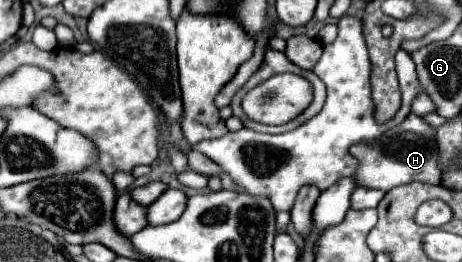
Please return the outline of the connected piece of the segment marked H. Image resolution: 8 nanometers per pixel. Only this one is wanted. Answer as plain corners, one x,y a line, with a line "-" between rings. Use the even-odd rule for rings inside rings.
408,114
408,118
400,124
390,128
386,134
382,134
374,142
360,142
350,148
354,158
358,160
356,168
356,184
364,188
376,188
382,192
388,192
400,184
410,184
410,182
426,182
426,184
440,184
442,172
438,170
438,150
434,142
434,130
416,114

